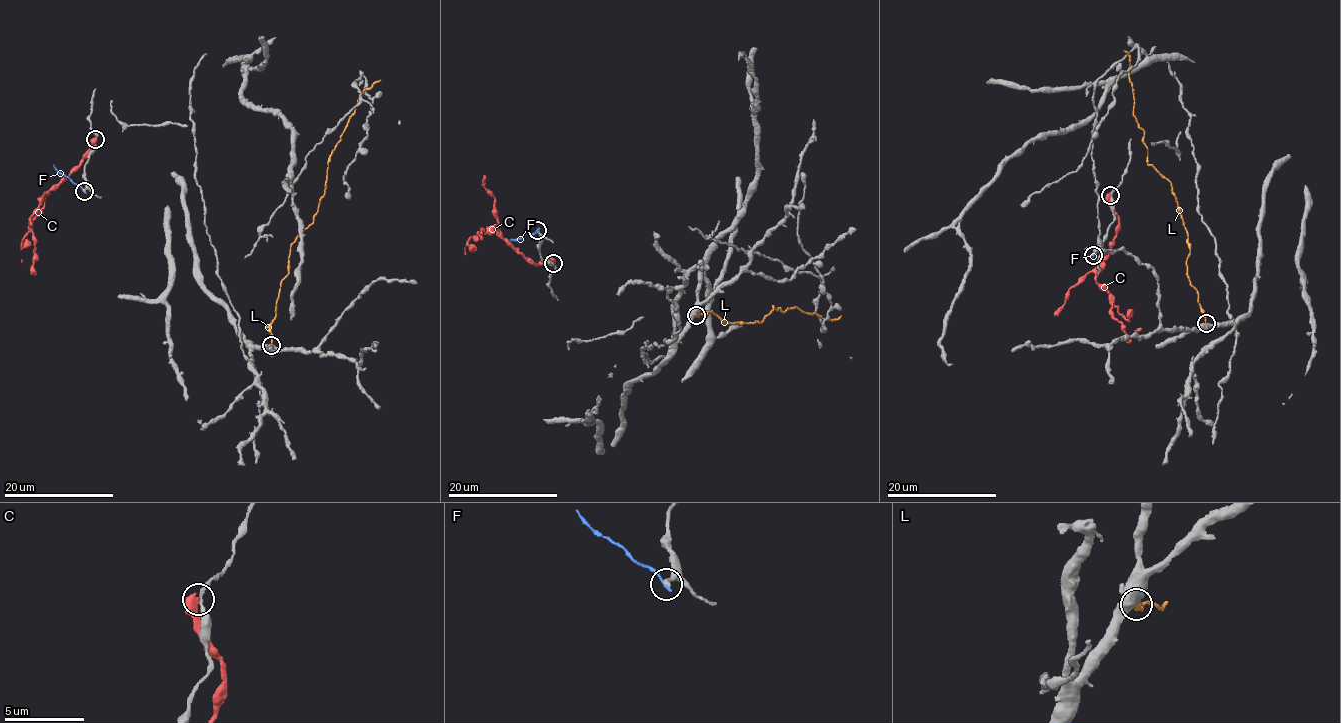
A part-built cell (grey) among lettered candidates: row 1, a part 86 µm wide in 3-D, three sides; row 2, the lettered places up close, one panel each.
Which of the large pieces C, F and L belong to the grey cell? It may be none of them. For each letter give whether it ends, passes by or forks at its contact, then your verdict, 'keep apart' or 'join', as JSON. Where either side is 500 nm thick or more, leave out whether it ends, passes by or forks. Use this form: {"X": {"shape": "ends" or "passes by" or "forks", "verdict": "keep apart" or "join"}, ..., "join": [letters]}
{"C": {"verdict": "keep apart"}, "F": {"shape": "ends", "verdict": "keep apart"}, "L": {"verdict": "keep apart"}, "join": []}

